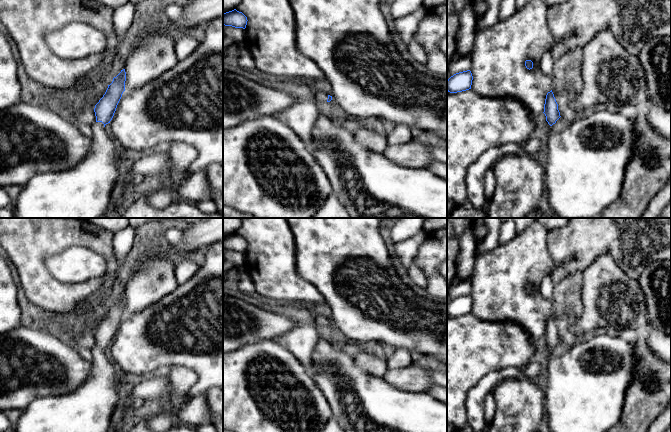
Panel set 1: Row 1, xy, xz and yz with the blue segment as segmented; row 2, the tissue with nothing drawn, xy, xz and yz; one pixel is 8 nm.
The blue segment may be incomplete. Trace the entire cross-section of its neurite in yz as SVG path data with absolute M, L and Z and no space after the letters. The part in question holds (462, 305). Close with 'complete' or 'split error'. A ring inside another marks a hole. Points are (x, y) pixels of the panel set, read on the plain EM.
M470 294L459 296L447 304L447 315L457 317L471 313L473 300Z | complete

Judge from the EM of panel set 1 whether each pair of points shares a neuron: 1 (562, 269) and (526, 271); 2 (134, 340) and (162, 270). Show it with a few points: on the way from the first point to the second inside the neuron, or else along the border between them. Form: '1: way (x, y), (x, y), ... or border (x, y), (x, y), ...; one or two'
1: border (546, 247), (551, 258), (557, 264), (553, 273); two
2: border (168, 293), (143, 309), (126, 314); two

